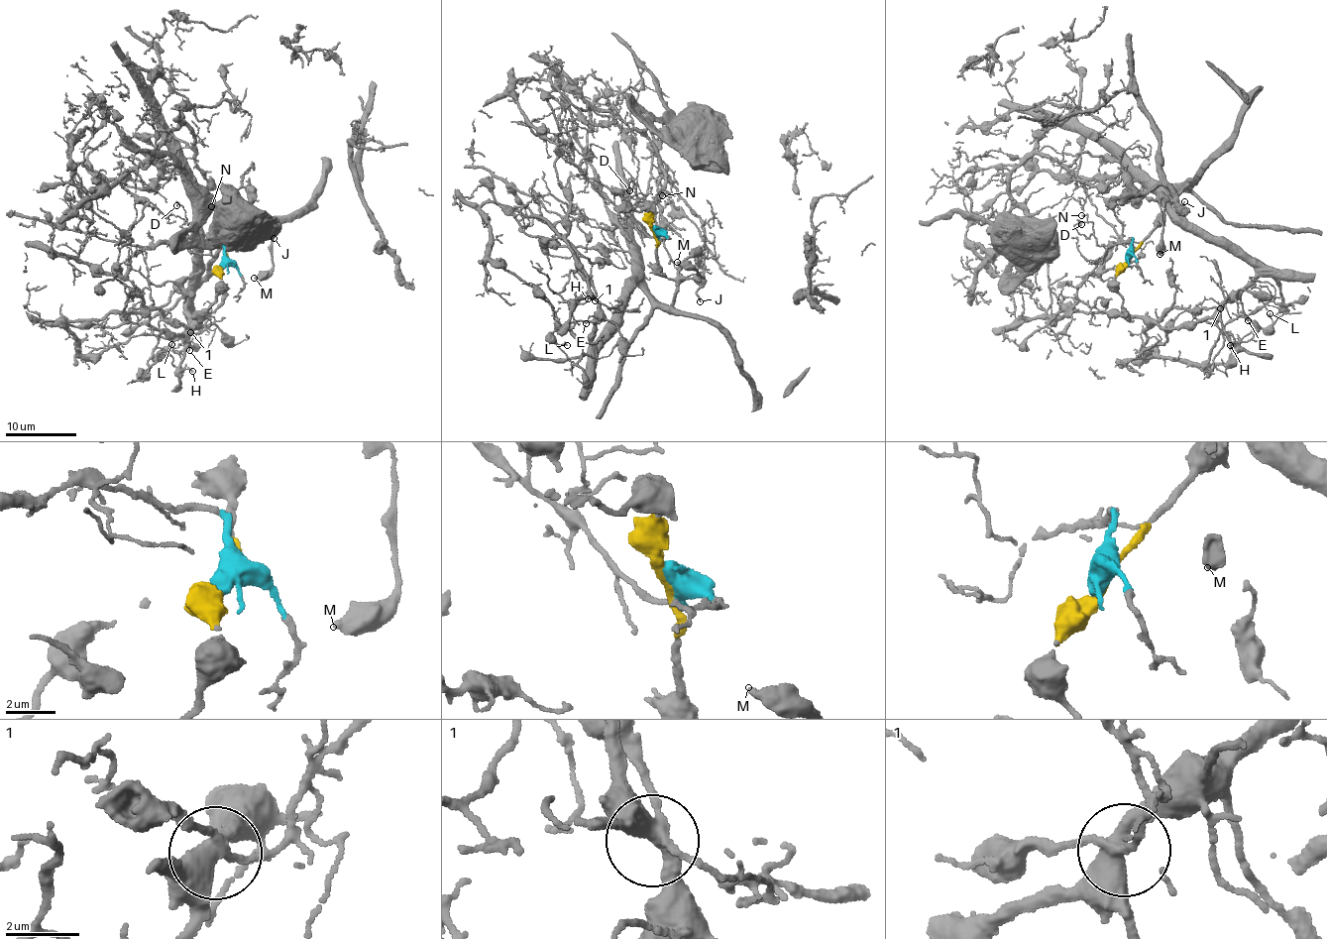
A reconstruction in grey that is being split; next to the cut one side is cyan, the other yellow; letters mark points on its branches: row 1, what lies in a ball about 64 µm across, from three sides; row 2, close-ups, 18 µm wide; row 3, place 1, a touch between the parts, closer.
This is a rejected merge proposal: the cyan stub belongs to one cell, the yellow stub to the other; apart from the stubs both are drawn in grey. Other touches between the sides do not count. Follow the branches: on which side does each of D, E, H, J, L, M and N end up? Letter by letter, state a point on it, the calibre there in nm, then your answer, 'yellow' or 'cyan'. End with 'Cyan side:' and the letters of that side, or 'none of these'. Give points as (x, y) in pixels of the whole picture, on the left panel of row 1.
D: place (176, 205); calibre 150 nm; cyan
E: place (189, 350); calibre 150 nm; yellow
H: place (192, 371); calibre 110 nm; yellow
J: place (274, 238); calibre 180 nm; yellow
L: place (171, 344); calibre 160 nm; yellow
M: place (254, 278); calibre 480 nm; yellow
N: place (211, 206); calibre 120 nm; cyan
Cyan side: D, N

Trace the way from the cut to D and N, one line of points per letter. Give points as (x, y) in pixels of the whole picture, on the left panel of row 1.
D: (222, 265), (224, 248), (220, 245), (186, 239), (192, 236), (198, 226), (187, 220), (185, 211), (177, 205)
N: (222, 265), (224, 248), (220, 245), (186, 238), (193, 234), (198, 221), (212, 205)

